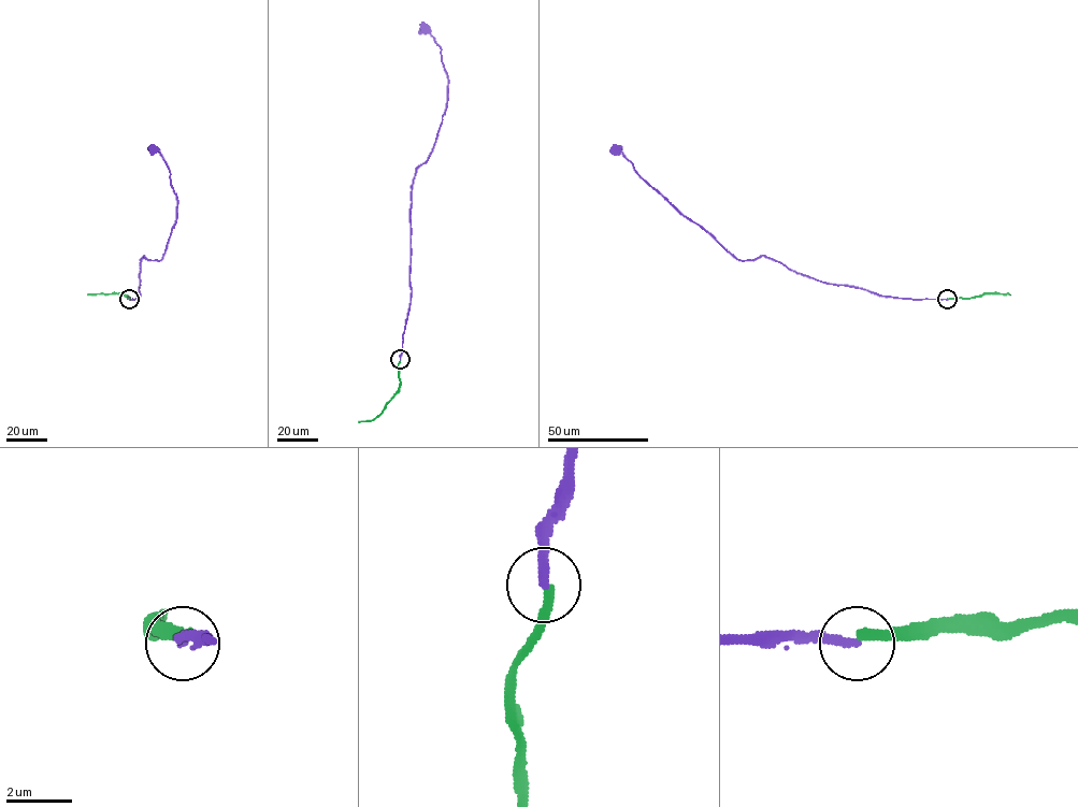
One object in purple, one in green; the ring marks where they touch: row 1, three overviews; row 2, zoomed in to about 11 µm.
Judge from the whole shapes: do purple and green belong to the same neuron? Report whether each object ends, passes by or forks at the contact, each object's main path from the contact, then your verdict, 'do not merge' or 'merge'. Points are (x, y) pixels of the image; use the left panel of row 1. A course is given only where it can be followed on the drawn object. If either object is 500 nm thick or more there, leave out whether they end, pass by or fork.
purple ends | green ends | purple via (129, 299), (140, 296), (140, 260), (162, 258), (175, 224), (177, 198), (169, 170), (154, 149) | green via (129, 299), (123, 293), (88, 294) | do not merge

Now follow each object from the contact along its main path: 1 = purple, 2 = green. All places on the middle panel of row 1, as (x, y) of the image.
1: (400, 359), (411, 291), (411, 186), (416, 169), (433, 147), (447, 96), (448, 76), (440, 47), (425, 29)
2: (400, 359), (399, 391), (379, 415), (359, 422)

